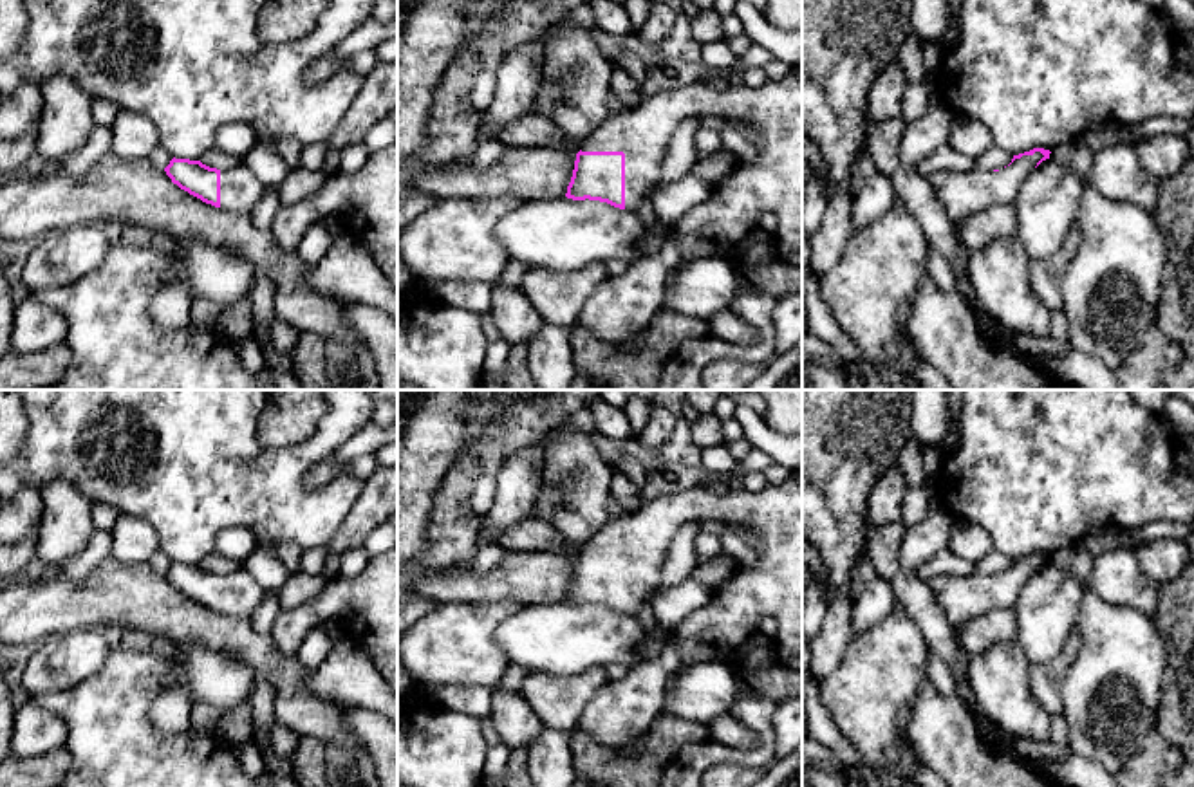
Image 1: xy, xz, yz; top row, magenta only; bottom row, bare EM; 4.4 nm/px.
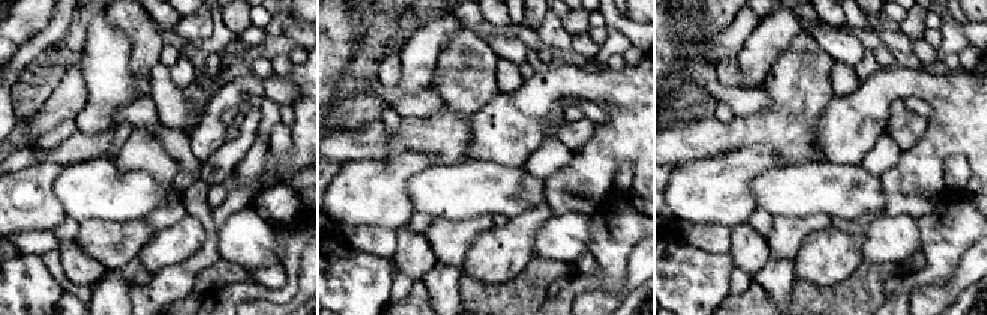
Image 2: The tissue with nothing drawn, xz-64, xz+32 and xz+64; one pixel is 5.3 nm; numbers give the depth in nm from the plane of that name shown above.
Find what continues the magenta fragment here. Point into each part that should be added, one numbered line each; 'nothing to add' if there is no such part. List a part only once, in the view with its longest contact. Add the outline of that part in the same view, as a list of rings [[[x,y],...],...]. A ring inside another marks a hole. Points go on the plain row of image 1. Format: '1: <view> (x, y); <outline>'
1: xz (774, 585); [[[802,468],[791,471],[786,482],[770,484],[759,493],[742,489],[714,495],[701,486],[661,495],[645,502],[634,514],[609,522],[585,543],[582,556],[625,558],[625,614],[636,614],[641,603],[658,592],[668,547],[677,529],[688,522],[701,522],[708,529],[739,525],[753,532],[764,547],[757,551],[753,567],[735,561],[732,574],[714,588],[710,601],[670,632],[683,664],[730,662],[732,653],[755,632],[757,625],[766,616],[773,616],[779,621],[779,632],[773,637],[779,661],[802,671]]]

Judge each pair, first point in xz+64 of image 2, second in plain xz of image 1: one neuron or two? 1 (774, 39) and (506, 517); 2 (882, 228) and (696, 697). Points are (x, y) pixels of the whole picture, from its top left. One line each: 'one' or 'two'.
1: one
2: one

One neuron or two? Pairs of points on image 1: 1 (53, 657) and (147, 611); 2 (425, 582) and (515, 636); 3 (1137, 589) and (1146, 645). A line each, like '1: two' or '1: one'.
1: two
2: two
3: two

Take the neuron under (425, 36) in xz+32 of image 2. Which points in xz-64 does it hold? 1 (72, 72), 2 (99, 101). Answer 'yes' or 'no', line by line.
1: yes
2: no

